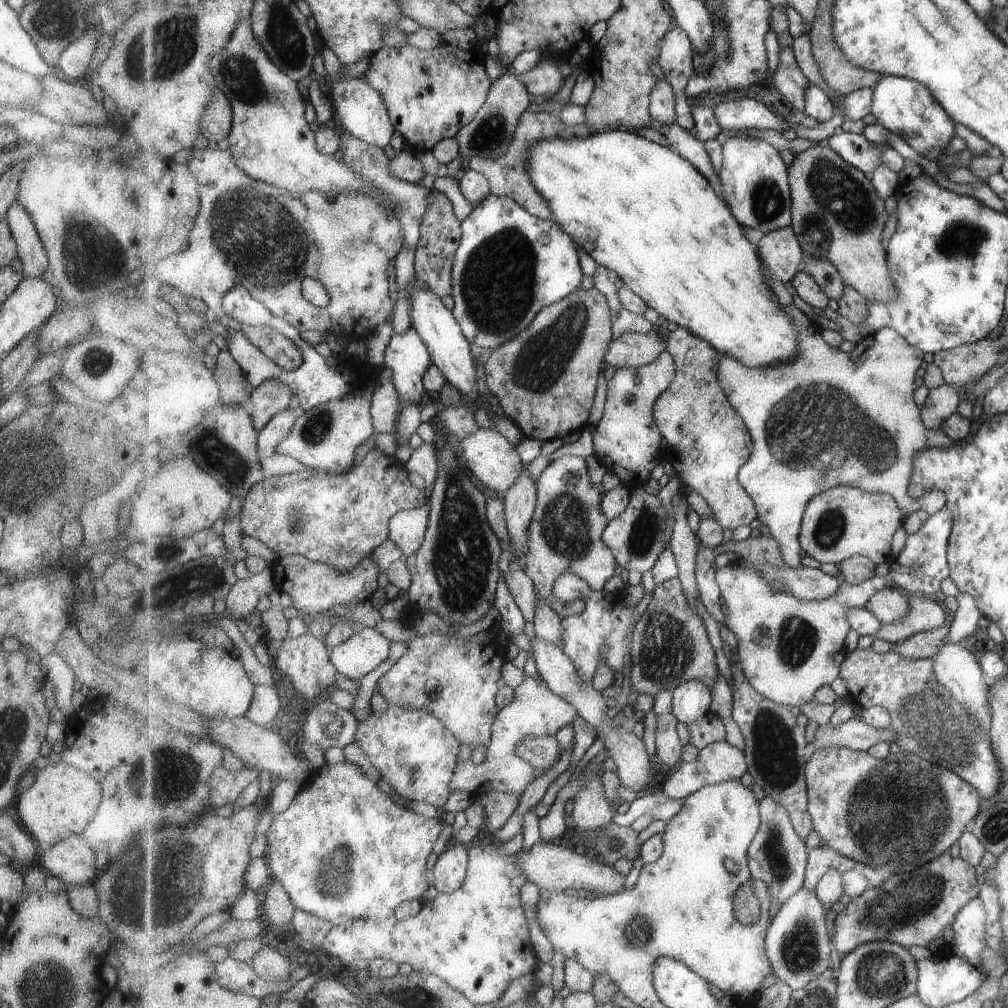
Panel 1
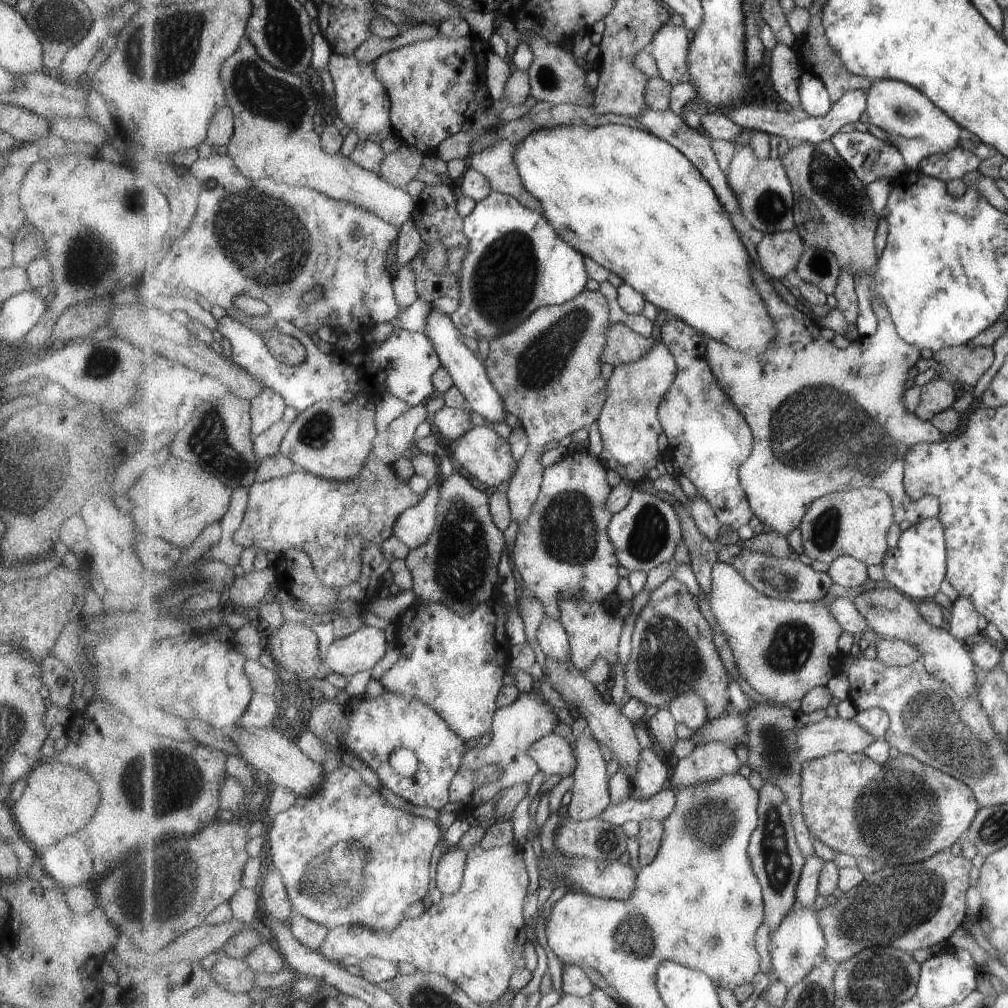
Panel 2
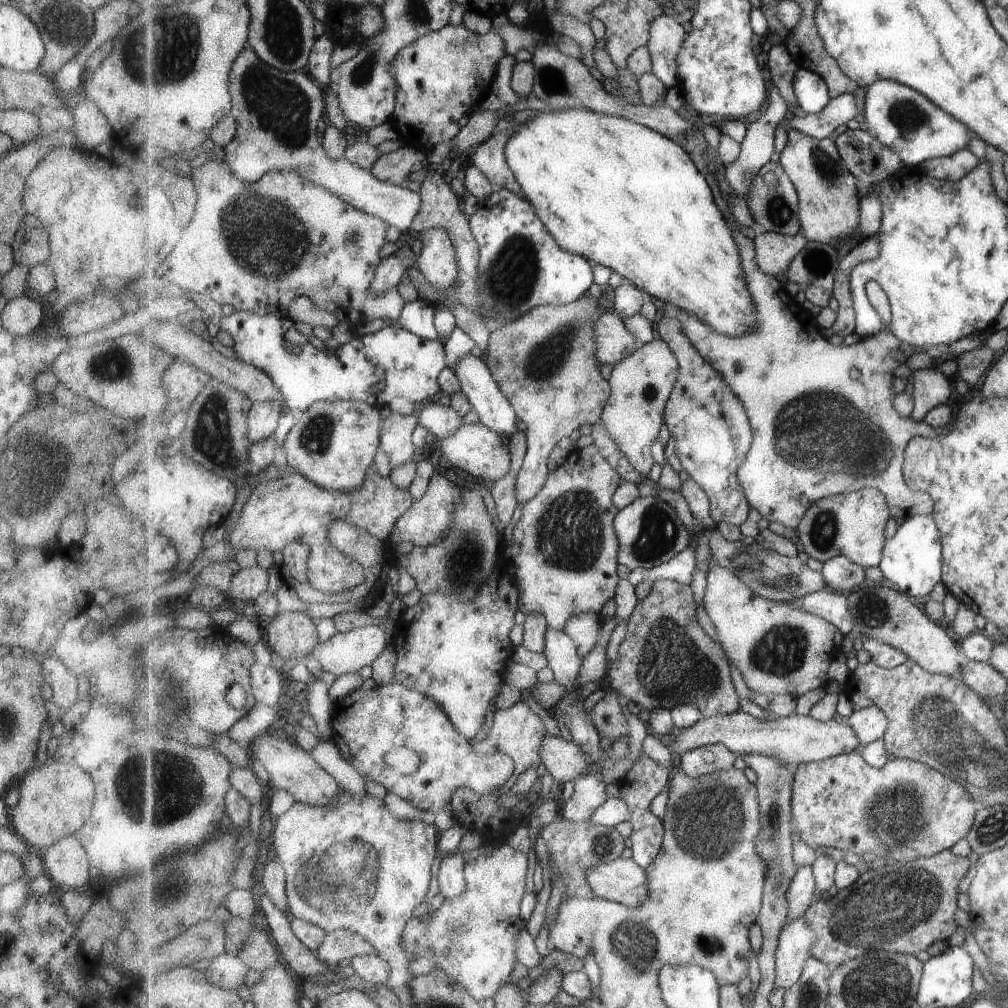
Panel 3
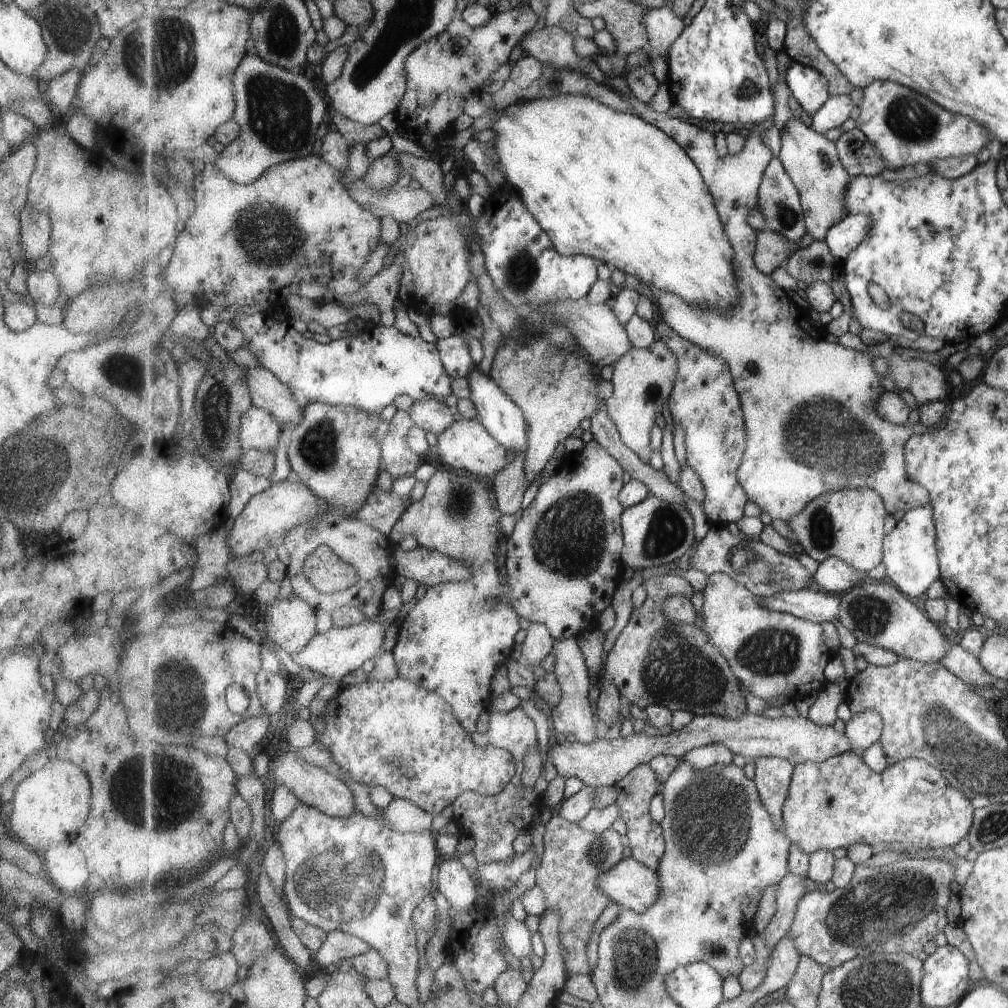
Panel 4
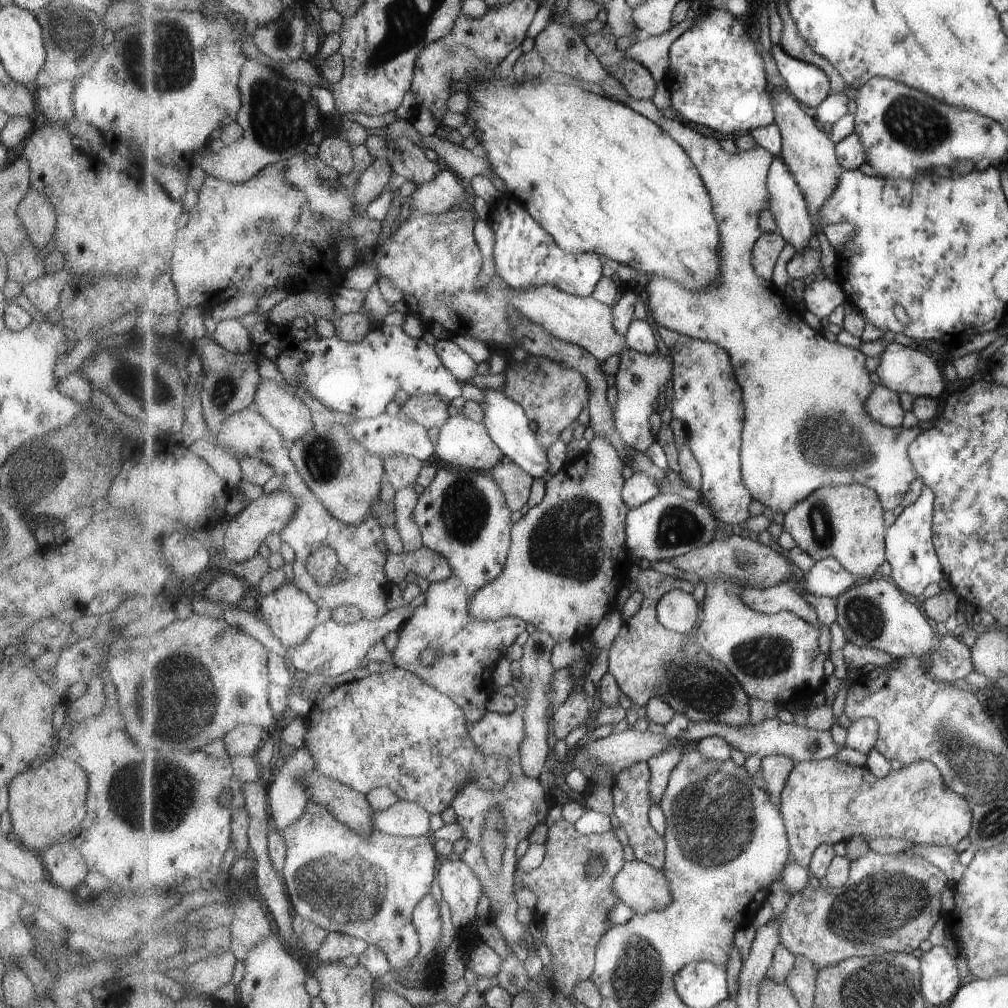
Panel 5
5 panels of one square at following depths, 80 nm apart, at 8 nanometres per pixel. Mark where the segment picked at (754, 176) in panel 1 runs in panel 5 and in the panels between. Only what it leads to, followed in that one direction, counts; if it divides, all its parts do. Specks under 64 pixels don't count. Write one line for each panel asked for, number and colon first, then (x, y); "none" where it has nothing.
2: (762, 186)
3: (773, 199)
4: (779, 200)
5: (788, 204)

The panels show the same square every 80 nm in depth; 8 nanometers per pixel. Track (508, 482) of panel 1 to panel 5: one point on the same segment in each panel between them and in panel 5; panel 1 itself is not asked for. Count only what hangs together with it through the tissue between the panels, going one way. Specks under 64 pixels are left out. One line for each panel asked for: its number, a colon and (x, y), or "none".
2: (482, 452)
3: (475, 448)
4: (467, 444)
5: (464, 443)

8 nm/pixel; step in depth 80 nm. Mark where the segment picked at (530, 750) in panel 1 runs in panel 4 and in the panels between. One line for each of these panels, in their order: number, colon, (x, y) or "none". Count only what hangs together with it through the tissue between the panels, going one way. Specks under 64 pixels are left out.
2: (556, 758)
3: (563, 759)
4: (603, 763)

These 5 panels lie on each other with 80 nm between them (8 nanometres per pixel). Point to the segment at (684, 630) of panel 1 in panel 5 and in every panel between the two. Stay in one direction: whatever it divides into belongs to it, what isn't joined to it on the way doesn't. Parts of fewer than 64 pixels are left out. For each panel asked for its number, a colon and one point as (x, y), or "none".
2: (672, 651)
3: (666, 659)
4: (654, 661)
5: (648, 660)

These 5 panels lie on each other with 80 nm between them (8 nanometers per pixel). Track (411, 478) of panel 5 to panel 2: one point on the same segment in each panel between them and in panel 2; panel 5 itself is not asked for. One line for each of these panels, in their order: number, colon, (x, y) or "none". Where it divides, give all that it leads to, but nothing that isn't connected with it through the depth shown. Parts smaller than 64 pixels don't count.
2: (402, 435)
3: (396, 440)
4: (398, 457)

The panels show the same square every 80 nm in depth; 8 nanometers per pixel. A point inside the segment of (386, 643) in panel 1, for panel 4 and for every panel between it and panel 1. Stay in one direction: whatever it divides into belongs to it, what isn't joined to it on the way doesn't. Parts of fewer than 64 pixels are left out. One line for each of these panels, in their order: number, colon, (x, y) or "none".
2: (363, 650)
3: (344, 653)
4: (339, 651)

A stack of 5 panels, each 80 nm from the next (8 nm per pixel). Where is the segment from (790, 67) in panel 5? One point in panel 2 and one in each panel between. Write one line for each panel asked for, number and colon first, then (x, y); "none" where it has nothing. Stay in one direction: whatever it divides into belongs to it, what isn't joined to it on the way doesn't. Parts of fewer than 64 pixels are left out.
2: (816, 100)
3: (813, 95)
4: (810, 88)

